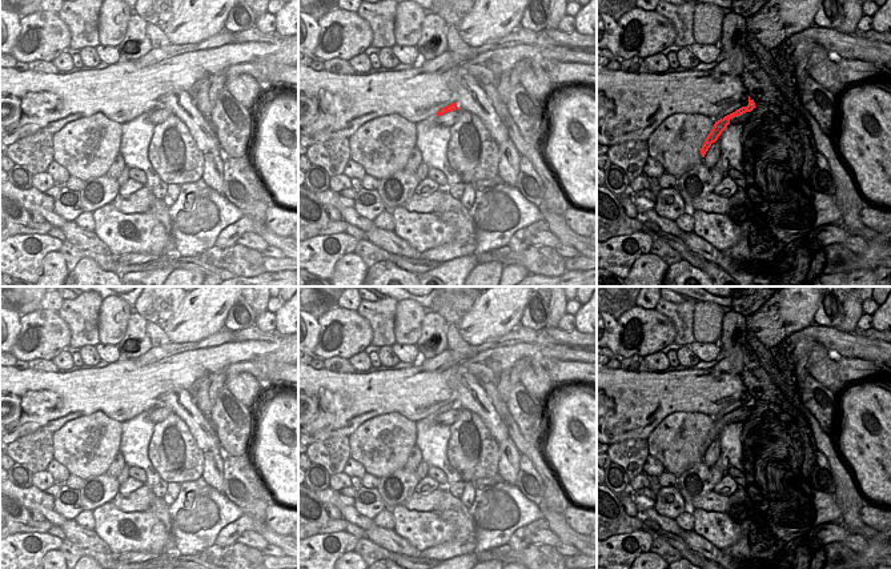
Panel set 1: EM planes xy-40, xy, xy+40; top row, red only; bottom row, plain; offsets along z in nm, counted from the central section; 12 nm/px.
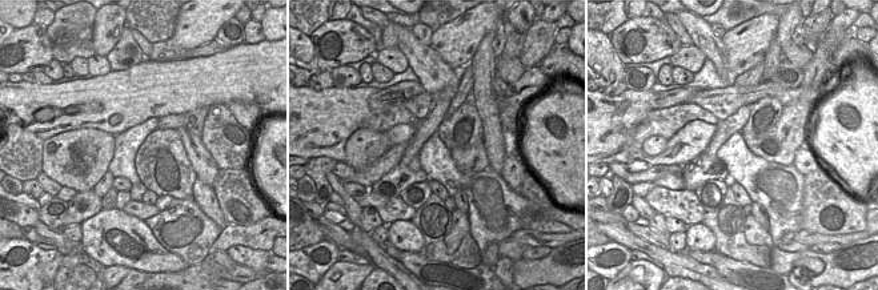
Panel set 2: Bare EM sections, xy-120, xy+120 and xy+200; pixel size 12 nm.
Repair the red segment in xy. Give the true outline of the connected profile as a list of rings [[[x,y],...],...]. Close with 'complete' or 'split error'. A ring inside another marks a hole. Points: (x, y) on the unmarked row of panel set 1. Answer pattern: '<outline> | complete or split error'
[[[453,401],[445,406],[441,406],[436,413],[436,421],[442,425],[451,426],[459,417],[462,408],[457,405],[457,401]]] | split error

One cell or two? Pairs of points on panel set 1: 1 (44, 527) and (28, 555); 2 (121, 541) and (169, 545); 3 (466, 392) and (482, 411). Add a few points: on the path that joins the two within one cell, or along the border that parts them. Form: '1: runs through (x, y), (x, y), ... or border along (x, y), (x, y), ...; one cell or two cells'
1: border along (45, 532), (16, 532), (13, 535); two cells
2: runs through (133, 541), (157, 541); one cell
3: runs through (470, 396), (481, 407); one cell

